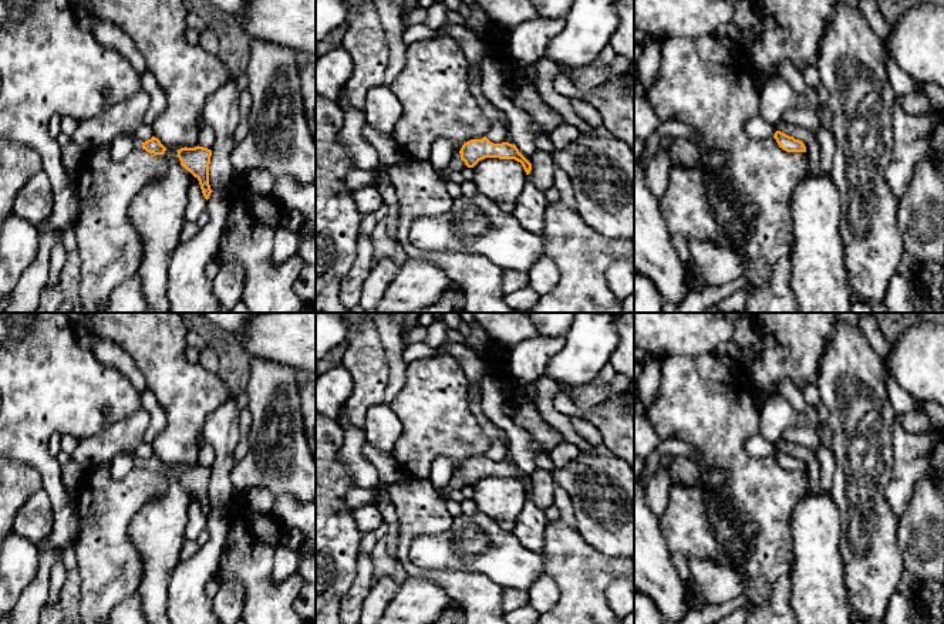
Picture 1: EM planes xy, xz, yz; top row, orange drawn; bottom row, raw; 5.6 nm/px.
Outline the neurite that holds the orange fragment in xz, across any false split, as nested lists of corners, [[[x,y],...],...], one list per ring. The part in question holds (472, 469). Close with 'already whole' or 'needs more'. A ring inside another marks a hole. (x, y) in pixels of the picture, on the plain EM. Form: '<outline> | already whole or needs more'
[[[486,455],[465,461],[459,472],[459,476],[452,476],[446,486],[438,490],[442,497],[446,497],[449,492],[462,489],[466,485],[473,486],[485,476],[515,478],[522,482],[526,493],[532,489],[532,482],[519,470],[515,462],[493,462]]] | needs more

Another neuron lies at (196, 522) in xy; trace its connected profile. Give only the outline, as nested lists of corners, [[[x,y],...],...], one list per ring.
[[[193,495],[188,507],[185,540],[196,542],[198,536],[206,529],[206,517],[202,512],[198,496]]]

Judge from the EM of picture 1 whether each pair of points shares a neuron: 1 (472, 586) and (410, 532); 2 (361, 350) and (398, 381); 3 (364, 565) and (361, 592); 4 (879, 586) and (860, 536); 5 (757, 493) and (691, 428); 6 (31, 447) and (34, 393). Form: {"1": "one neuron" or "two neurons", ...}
{"1": "one neuron", "2": "two neurons", "3": "one neuron", "4": "one neuron", "5": "one neuron", "6": "one neuron"}

